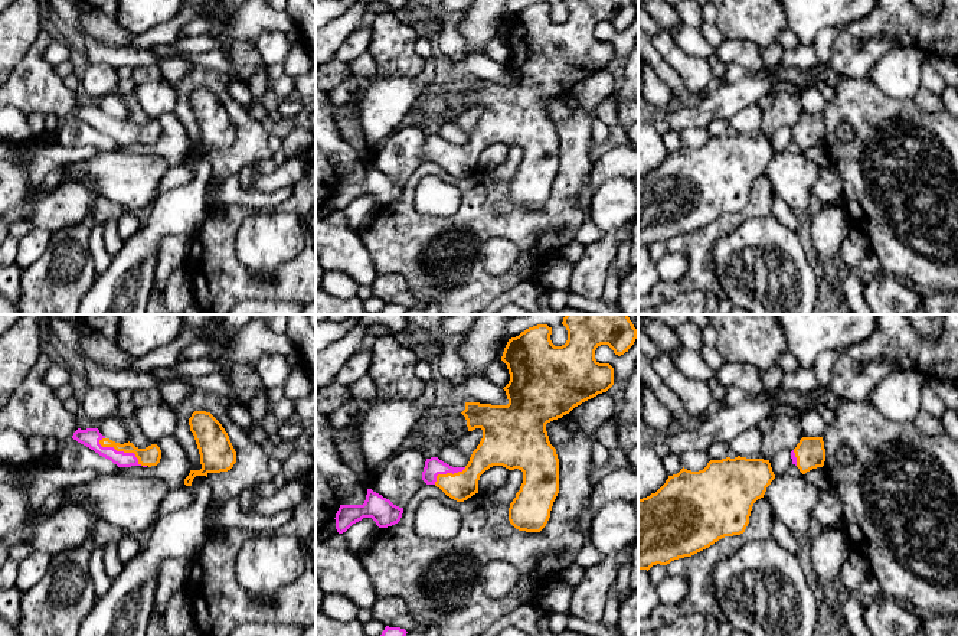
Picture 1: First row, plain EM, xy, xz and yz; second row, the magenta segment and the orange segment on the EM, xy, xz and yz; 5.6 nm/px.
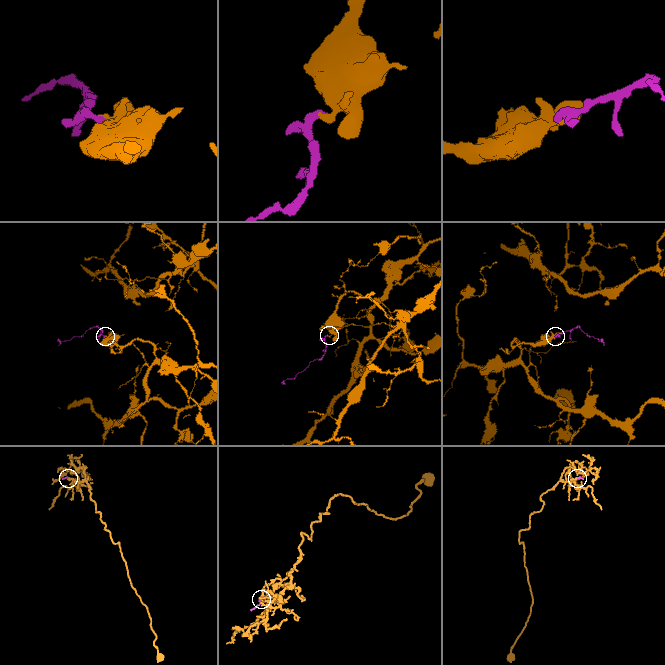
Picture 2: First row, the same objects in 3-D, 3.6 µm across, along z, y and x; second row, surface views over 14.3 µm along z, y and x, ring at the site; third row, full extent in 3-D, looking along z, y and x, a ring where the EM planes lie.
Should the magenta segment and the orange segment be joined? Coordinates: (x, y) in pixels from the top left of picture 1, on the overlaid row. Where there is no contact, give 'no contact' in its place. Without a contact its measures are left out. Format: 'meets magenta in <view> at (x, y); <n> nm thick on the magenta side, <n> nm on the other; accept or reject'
meets magenta in xy at (123, 452); 110 nm thick on the magenta side, 110 nm on the other; accept

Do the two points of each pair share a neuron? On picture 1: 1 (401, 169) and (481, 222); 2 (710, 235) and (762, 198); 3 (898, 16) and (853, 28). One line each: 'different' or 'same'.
1: different
2: same
3: same

